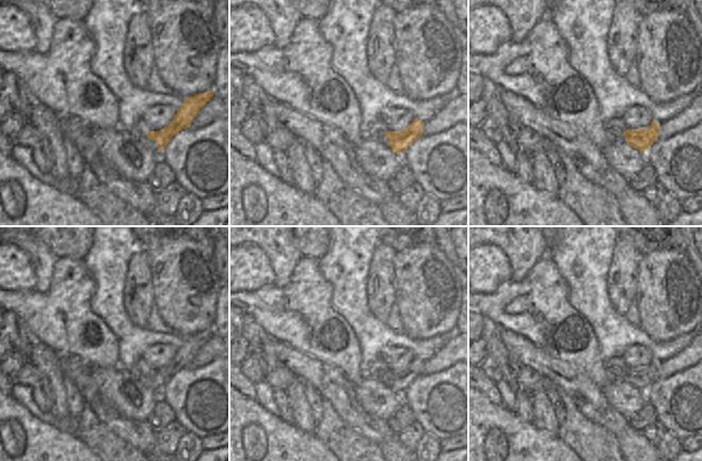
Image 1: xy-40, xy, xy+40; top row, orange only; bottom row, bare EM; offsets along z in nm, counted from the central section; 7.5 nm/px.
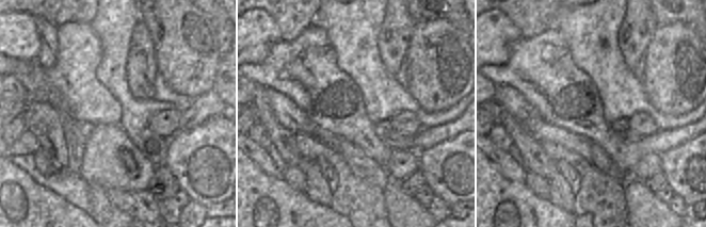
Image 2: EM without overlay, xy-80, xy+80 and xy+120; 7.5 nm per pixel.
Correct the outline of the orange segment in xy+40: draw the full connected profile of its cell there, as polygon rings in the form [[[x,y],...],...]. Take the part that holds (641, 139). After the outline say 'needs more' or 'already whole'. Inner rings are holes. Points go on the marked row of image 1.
[[[652,122],[645,129],[628,129],[623,132],[627,144],[645,153],[657,141],[659,123]]] | already whole

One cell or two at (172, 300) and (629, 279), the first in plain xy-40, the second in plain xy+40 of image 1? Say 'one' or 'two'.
two

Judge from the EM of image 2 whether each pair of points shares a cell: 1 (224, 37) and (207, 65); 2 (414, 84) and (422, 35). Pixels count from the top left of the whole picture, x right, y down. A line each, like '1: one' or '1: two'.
1: two
2: one

